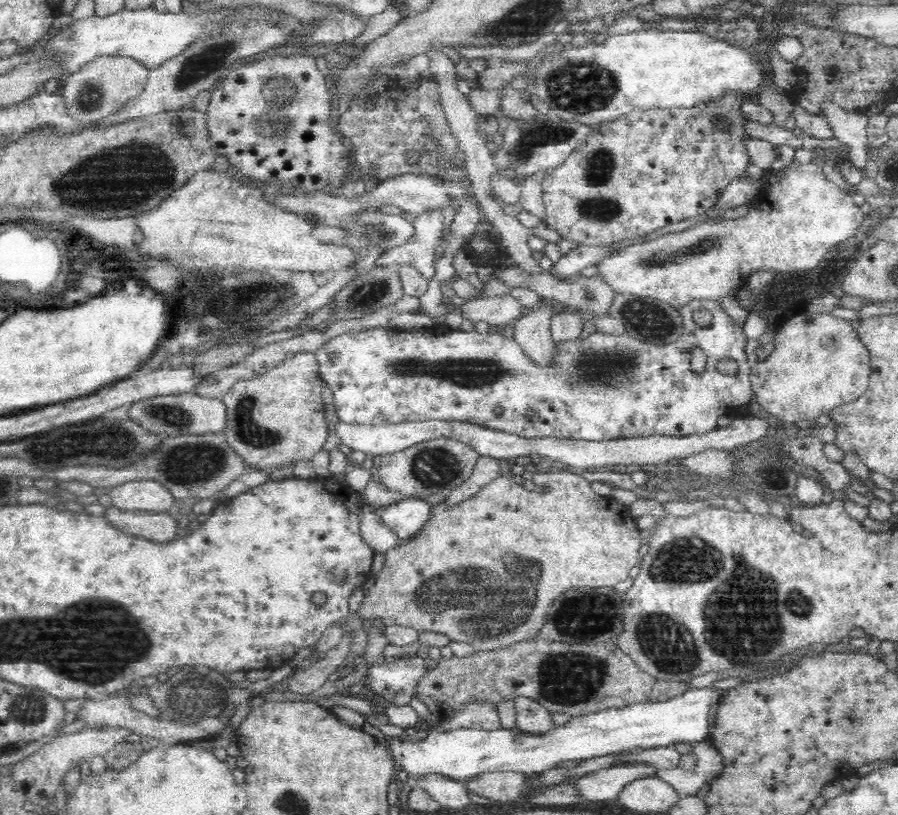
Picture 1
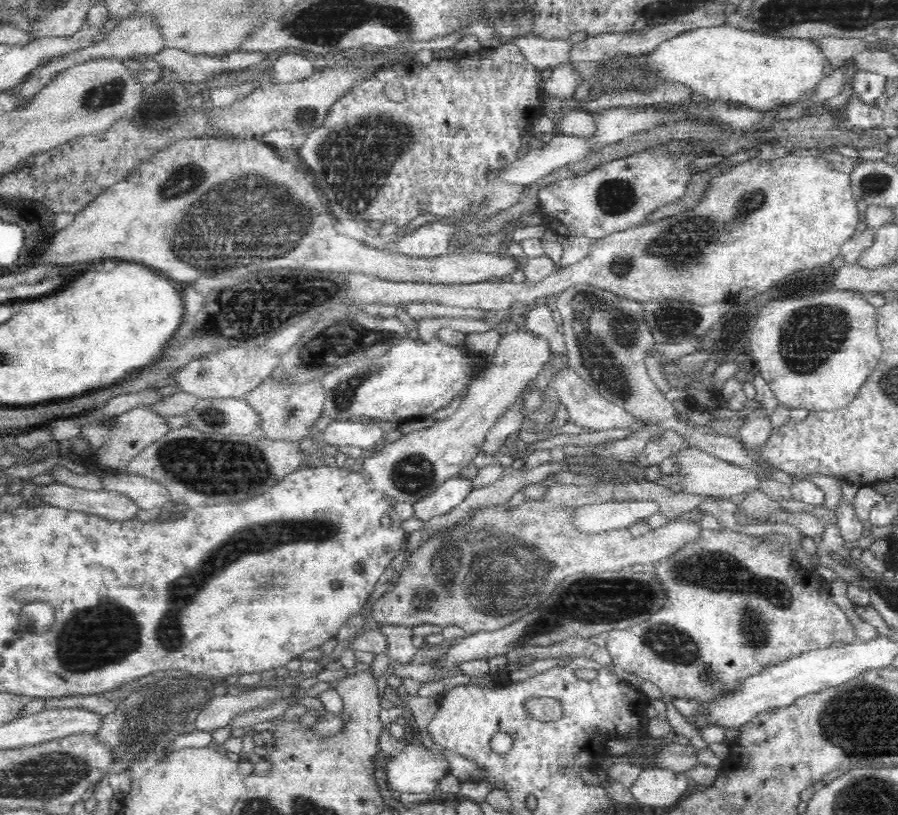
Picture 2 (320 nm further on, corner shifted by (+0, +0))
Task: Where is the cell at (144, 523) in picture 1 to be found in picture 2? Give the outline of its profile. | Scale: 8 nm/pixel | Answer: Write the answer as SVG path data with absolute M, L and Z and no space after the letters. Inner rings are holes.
M54 482L39 486L36 494L42 496L43 504L91 514L110 522L134 520L141 509L128 496L105 488L92 491Z

